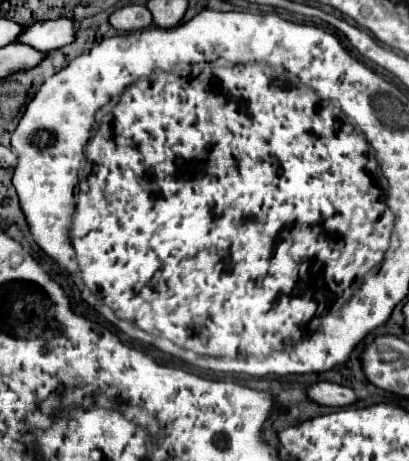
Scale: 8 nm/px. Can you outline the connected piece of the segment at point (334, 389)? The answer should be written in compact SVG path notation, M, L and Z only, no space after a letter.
M321 381L309 387L309 397L319 405L331 405L331 407L347 407L357 401L357 395L353 389L337 383L329 383L329 381Z

